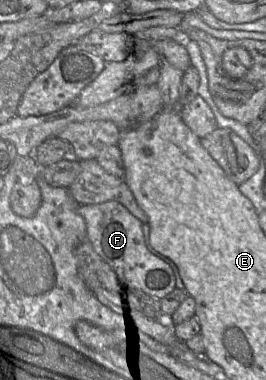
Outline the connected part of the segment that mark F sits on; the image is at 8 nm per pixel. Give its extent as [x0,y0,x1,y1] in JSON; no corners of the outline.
[78,201,176,299]

